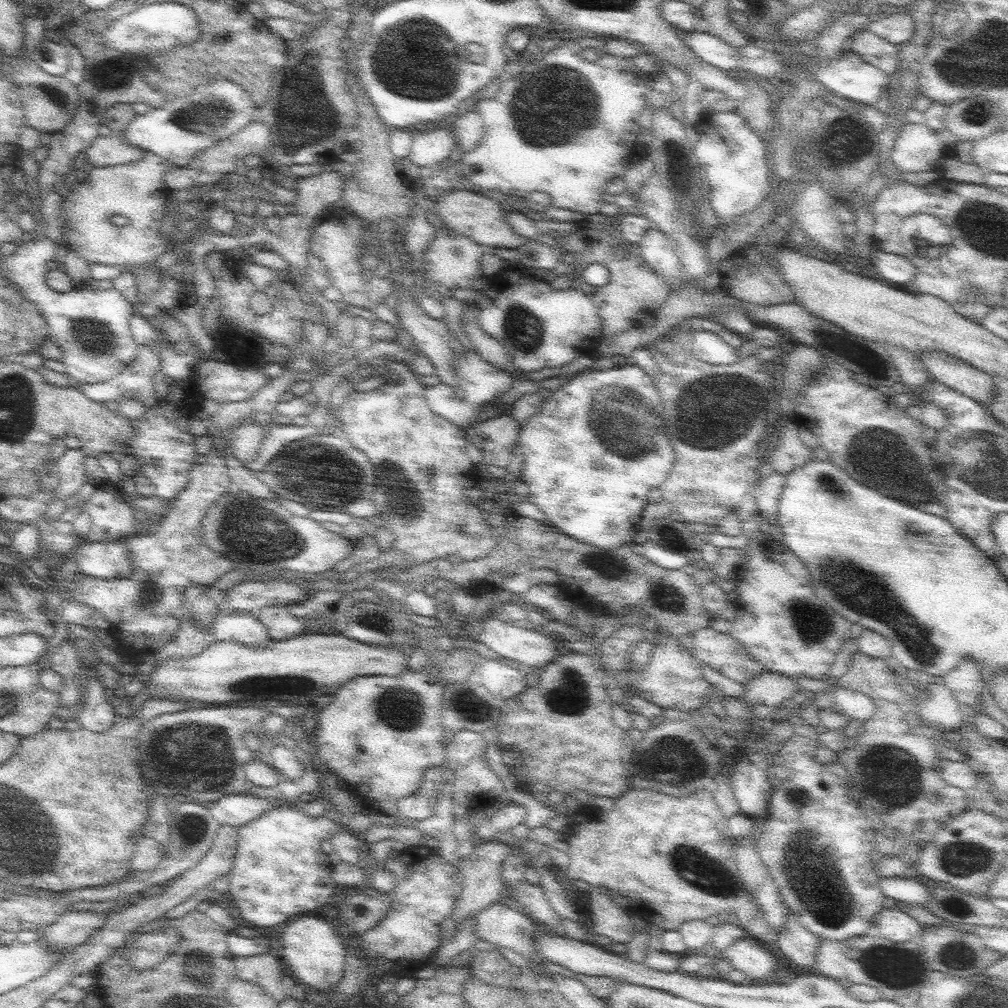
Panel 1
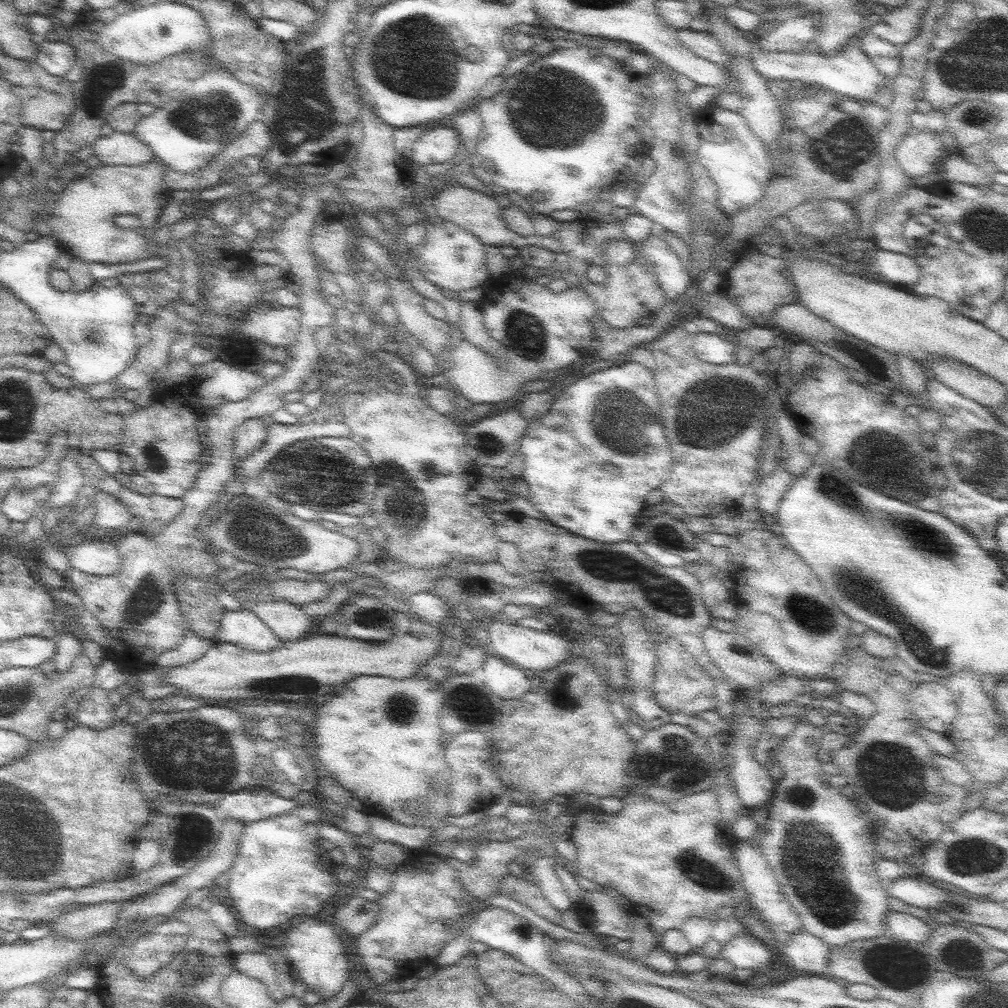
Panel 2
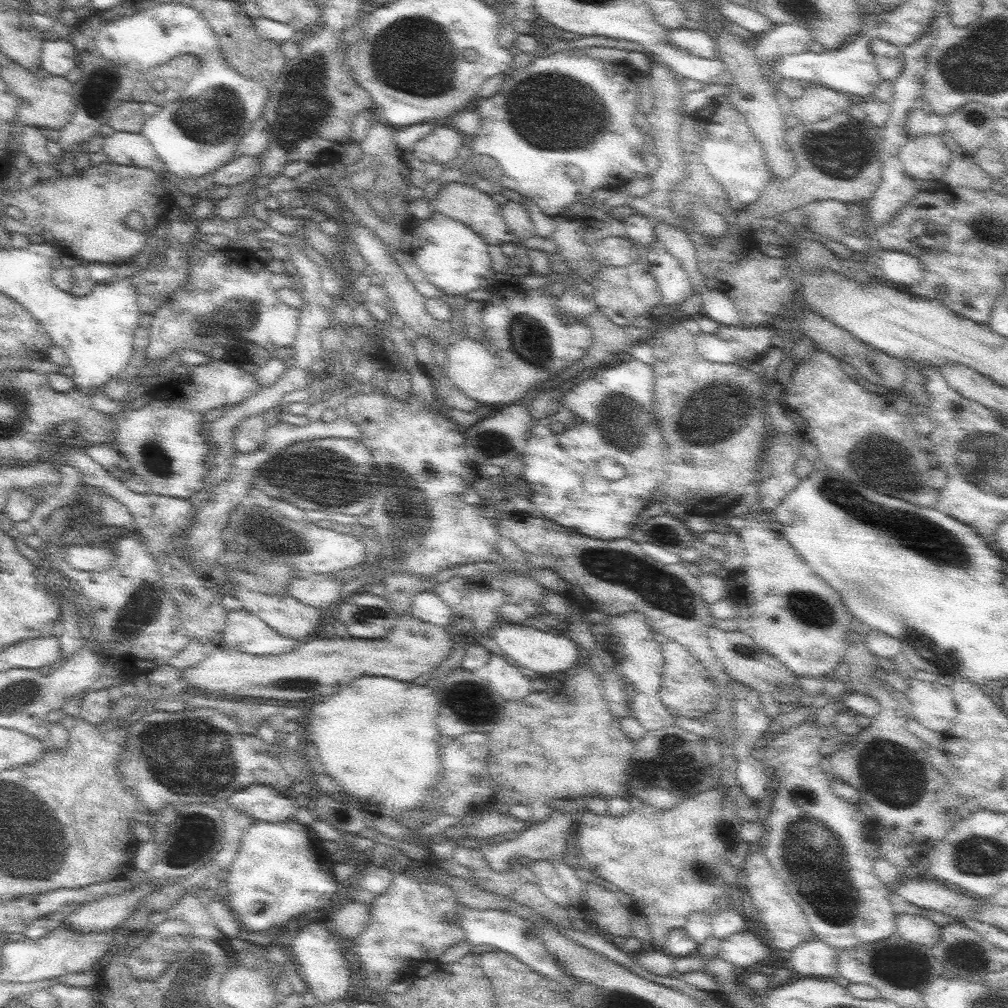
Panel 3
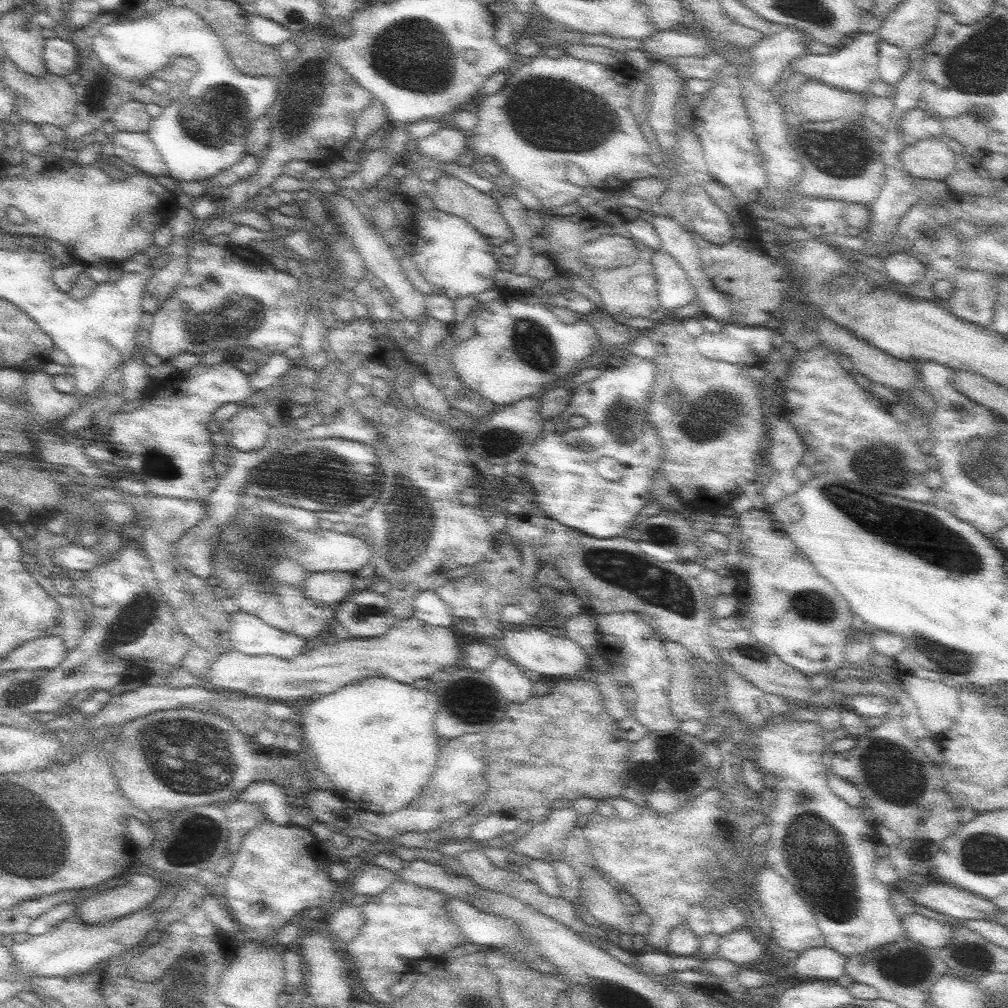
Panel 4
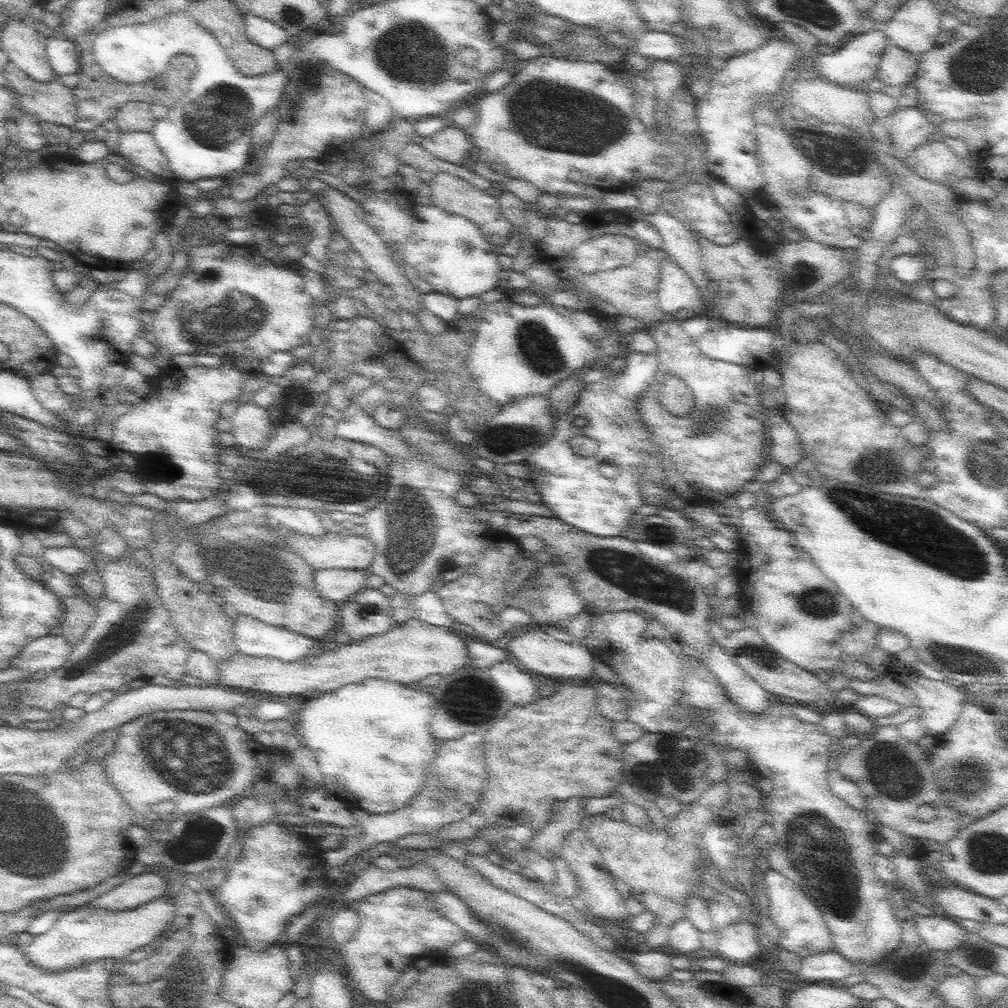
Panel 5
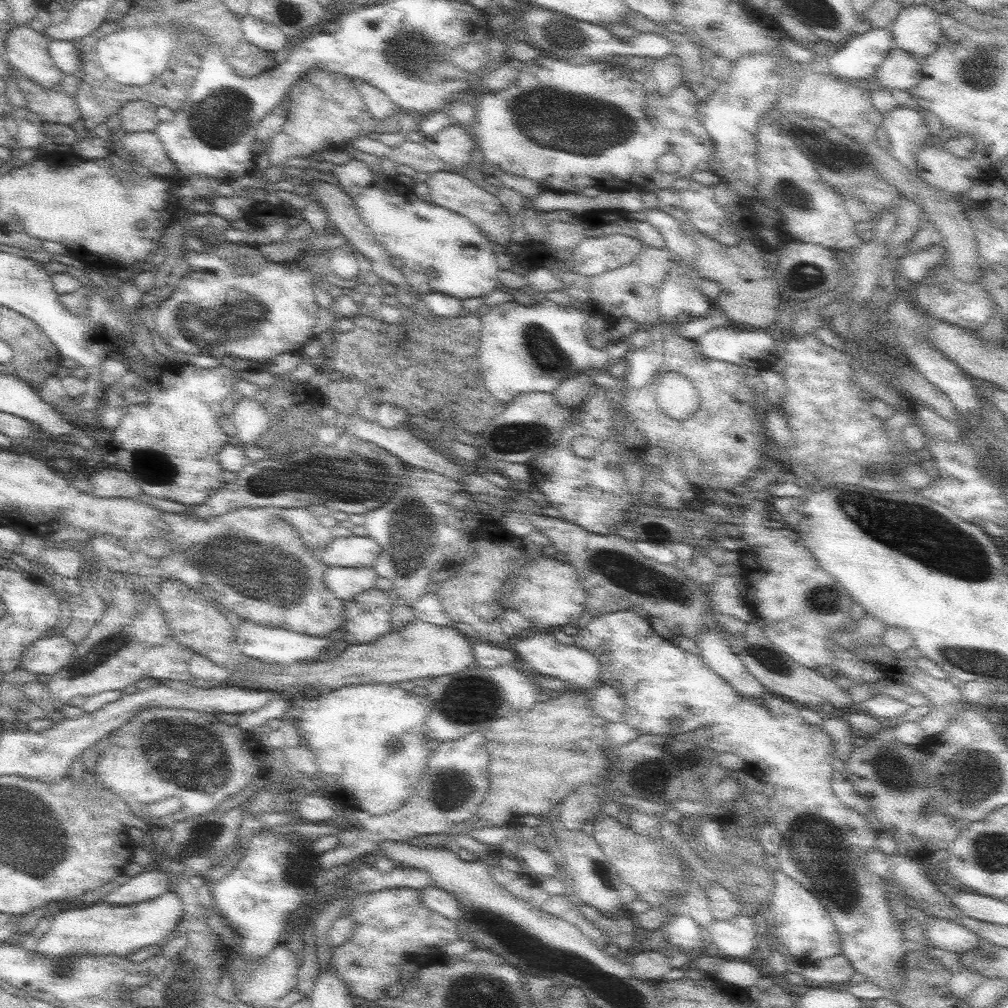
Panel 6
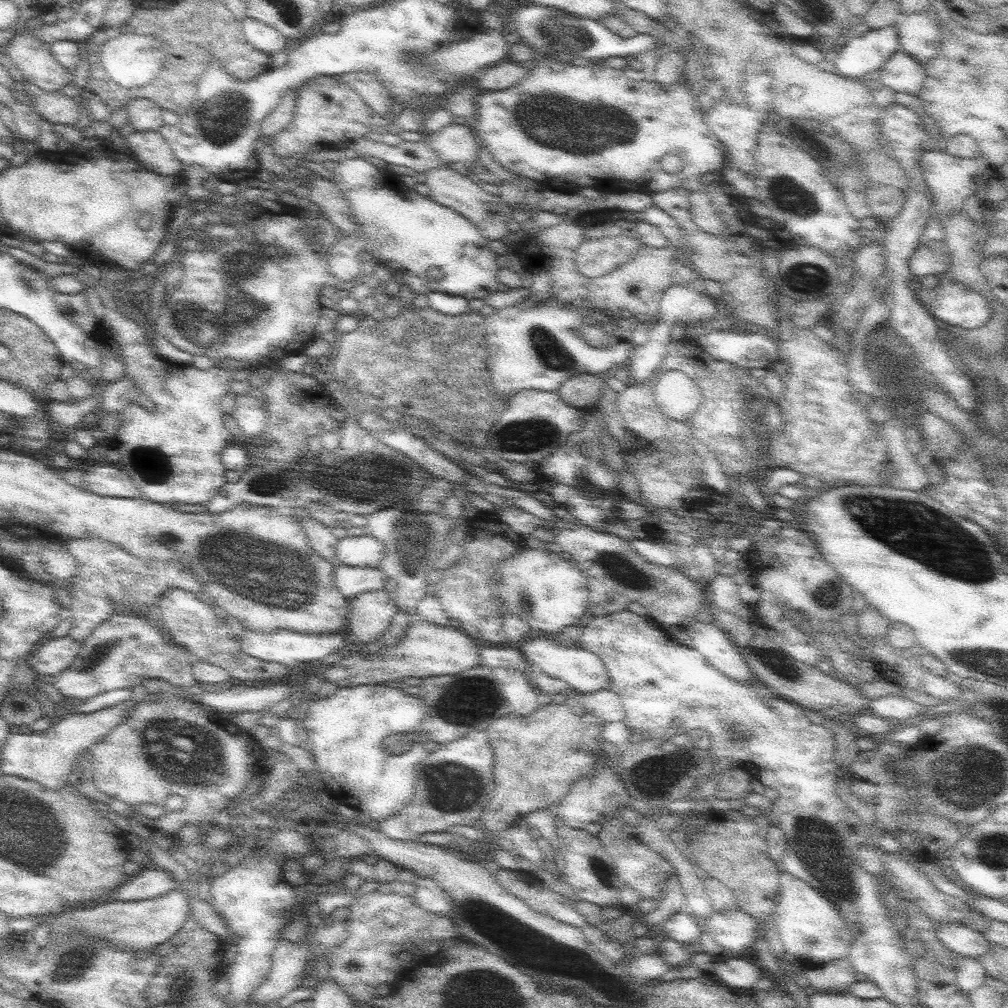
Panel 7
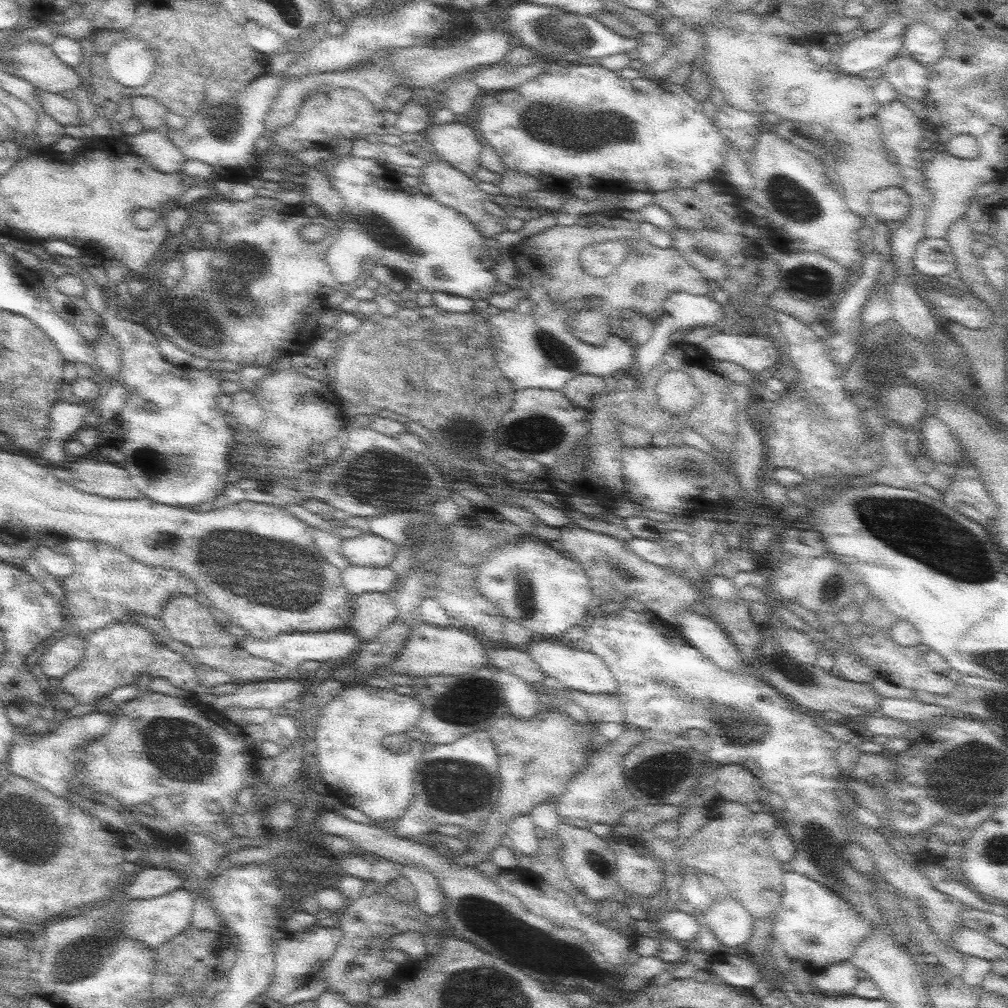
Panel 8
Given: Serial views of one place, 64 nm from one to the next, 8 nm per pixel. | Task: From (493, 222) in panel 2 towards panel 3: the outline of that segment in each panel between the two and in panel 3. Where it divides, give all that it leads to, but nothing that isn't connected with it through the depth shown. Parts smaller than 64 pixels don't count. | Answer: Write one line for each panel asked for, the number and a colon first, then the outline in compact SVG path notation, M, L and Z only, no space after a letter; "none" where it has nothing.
3: M449 182L439 188L433 204L437 206L435 212L441 212L447 218L453 218L457 222L467 224L473 232L479 234L479 238L485 242L485 246L501 246L501 244L515 244L515 234L507 228L503 214L501 214L501 204L493 198L487 196L485 192L479 192L477 188L465 186L461 182Z

